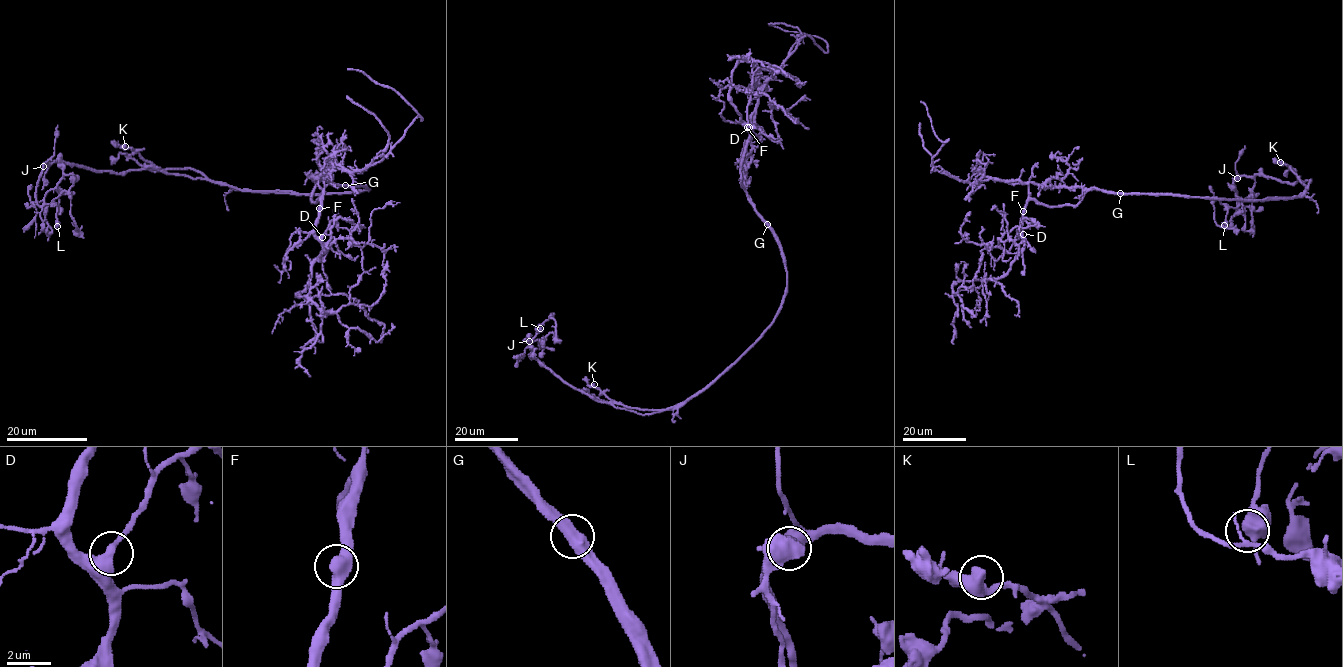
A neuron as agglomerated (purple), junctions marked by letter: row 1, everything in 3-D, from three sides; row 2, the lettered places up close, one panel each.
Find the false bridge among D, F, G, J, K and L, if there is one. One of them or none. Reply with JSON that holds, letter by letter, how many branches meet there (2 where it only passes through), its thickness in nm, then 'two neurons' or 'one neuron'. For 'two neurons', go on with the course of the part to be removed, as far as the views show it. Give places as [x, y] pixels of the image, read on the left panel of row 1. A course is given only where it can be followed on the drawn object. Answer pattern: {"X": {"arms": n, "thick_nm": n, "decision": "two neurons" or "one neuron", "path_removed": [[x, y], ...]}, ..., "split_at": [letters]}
{"D": {"arms": 2, "thick_nm": 440, "decision": "one neuron"}, "F": {"arms": 2, "thick_nm": 500, "decision": "one neuron"}, "G": {"arms": 2, "thick_nm": 500, "decision": "two neurons", "path_removed": [[345, 185], [312, 176], [334, 165], [365, 169], [422, 120], [394, 90], [347, 69]]}, "J": {"arms": 2, "thick_nm": 500, "decision": "one neuron"}, "K": {"arms": 2, "thick_nm": 460, "decision": "one neuron"}, "L": {"arms": 2, "thick_nm": 500, "decision": "one neuron"}, "split_at": ["G"]}

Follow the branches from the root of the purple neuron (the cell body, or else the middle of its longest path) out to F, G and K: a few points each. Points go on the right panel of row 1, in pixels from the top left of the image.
F: (1204, 198), (1089, 189), (1076, 205), (1048, 206), (1030, 200), (1023, 211)
G: (1204, 198), (1120, 193)
K: (1204, 198), (1296, 198), (1306, 187), (1286, 164), (1280, 162)

